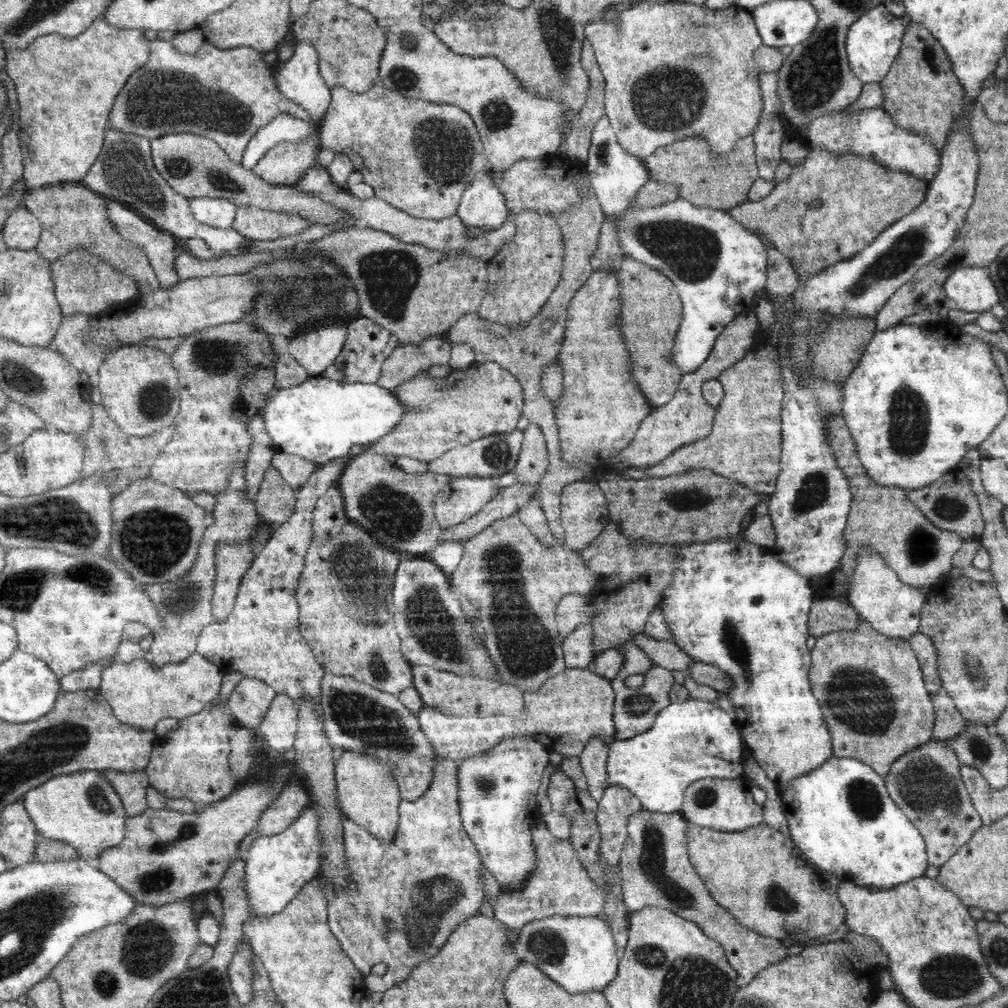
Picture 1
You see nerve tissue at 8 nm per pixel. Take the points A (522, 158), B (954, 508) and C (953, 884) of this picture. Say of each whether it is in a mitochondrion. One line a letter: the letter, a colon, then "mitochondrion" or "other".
A: other
B: mitochondrion
C: other

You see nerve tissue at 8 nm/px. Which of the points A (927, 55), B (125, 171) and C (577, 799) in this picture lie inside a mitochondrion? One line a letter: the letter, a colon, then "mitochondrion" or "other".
A: mitochondrion
B: mitochondrion
C: other

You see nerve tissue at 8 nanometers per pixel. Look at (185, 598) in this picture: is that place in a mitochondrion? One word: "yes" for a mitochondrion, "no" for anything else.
yes

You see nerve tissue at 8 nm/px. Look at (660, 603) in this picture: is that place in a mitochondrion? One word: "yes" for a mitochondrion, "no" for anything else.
no

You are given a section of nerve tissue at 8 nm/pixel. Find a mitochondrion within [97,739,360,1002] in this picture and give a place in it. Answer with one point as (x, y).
(148, 948)

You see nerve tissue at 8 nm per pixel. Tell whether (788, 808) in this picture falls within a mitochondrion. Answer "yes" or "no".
no

